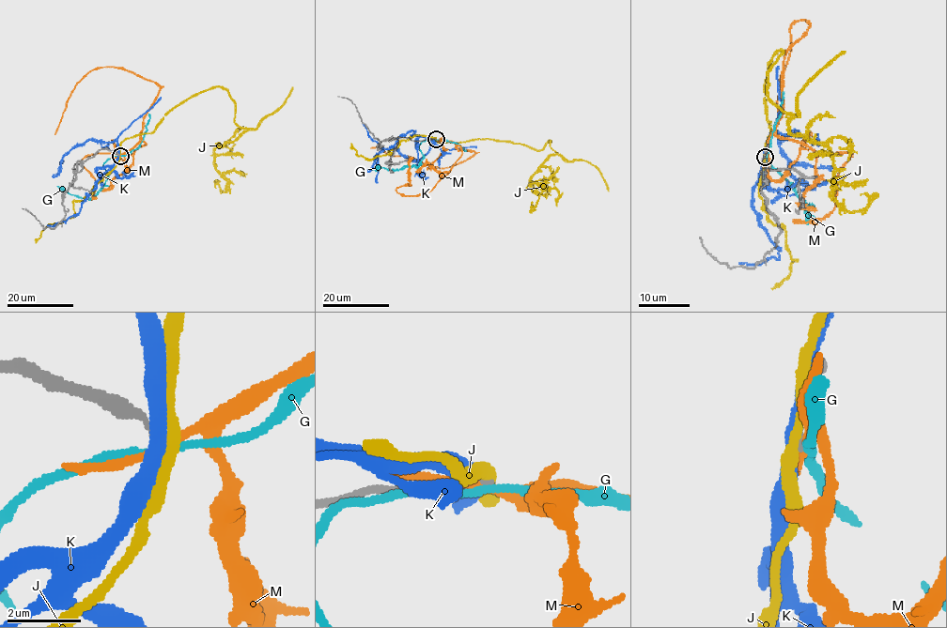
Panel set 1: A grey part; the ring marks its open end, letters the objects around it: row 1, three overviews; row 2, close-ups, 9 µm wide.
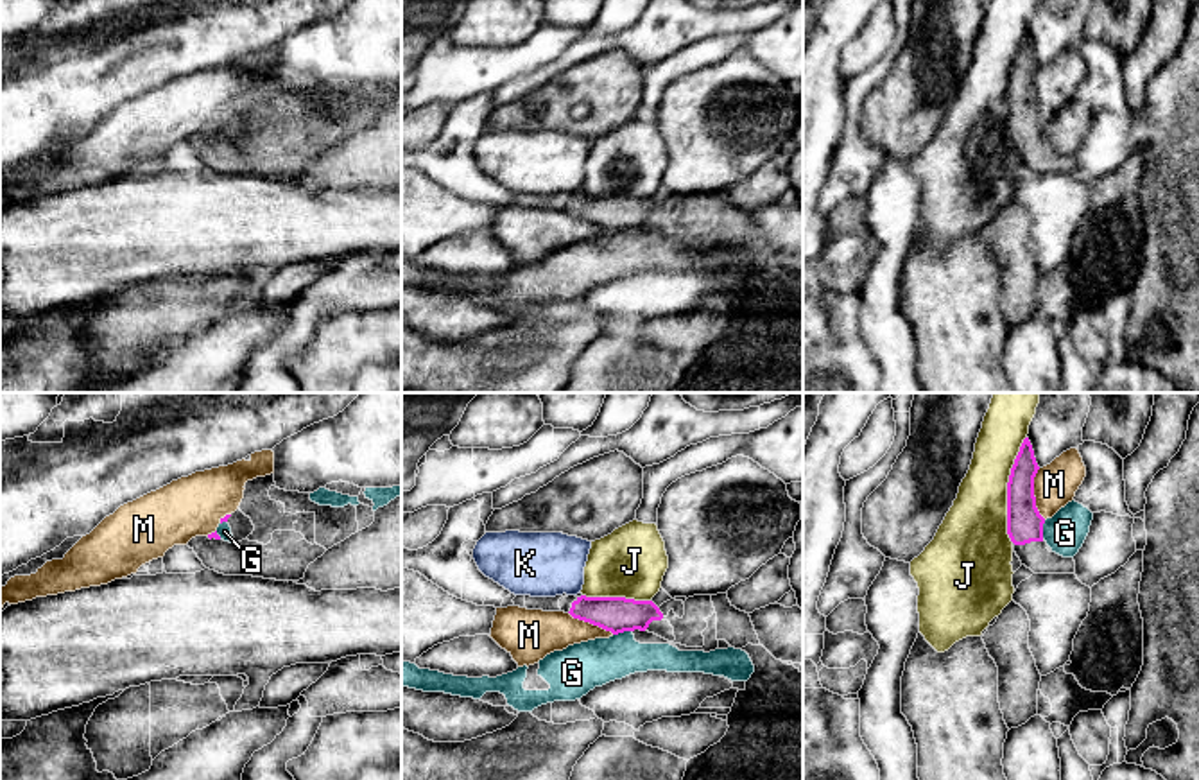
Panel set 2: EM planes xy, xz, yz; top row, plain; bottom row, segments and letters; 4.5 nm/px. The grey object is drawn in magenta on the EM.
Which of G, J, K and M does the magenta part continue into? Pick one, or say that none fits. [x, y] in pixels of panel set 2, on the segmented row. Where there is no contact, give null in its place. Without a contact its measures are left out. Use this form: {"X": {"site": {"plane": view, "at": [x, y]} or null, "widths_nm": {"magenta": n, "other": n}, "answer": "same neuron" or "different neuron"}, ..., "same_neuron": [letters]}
{"G": {"site": {"plane": "xz", "at": [622, 632]}, "widths_nm": {"magenta": 160, "other": 220}, "answer": "different neuron"}, "J": {"site": {"plane": "yz", "at": [1008, 490]}, "widths_nm": {"magenta": 160, "other": 300}, "answer": "different neuron"}, "K": {"site": null, "answer": "different neuron"}, "M": {"site": {"plane": "yz", "at": [1033, 494]}, "widths_nm": {"magenta": 160, "other": 190}, "answer": "different neuron"}, "same_neuron": []}

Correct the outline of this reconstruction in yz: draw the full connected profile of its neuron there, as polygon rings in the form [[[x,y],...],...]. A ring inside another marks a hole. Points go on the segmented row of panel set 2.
[[[1025,438],[1007,482],[1007,534],[1022,565],[1034,574],[1075,574],[1074,558],[1050,552],[1043,540],[1045,518],[1039,515],[1034,497],[1038,470],[1032,445]]]

